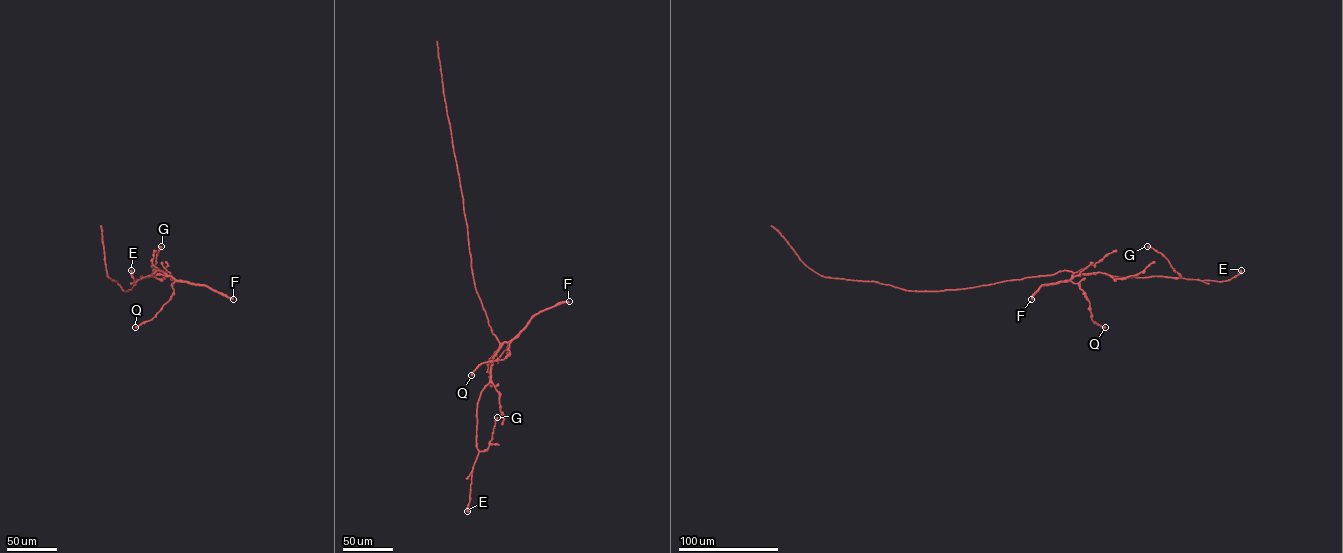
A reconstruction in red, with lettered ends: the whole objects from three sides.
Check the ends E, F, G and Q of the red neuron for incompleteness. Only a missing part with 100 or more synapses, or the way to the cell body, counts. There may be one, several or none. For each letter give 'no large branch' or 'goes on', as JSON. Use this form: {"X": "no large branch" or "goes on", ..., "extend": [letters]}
{"E": "no large branch", "F": "no large branch", "G": "no large branch", "Q": "no large branch", "extend": []}

